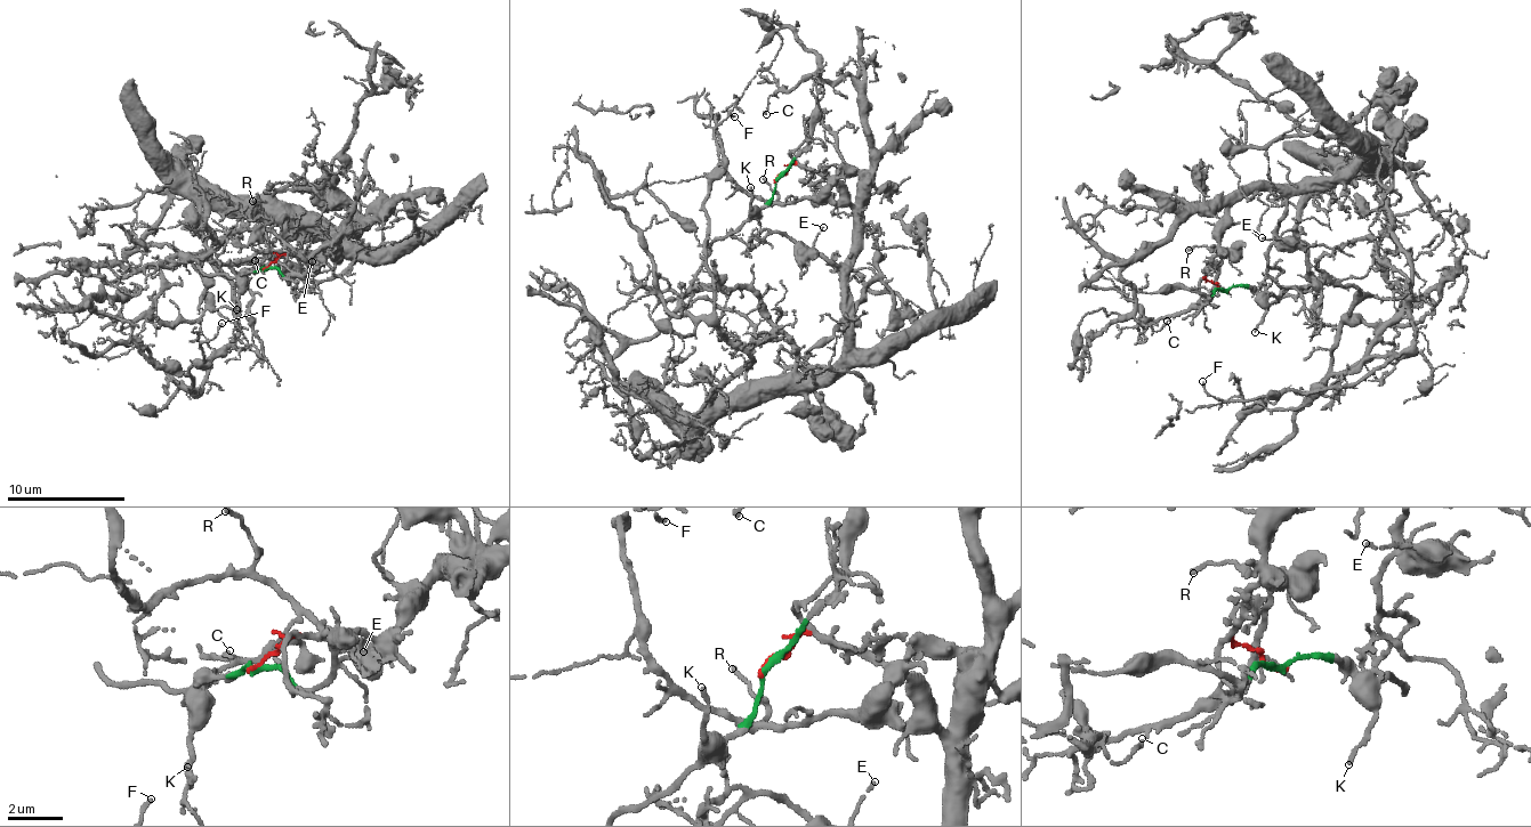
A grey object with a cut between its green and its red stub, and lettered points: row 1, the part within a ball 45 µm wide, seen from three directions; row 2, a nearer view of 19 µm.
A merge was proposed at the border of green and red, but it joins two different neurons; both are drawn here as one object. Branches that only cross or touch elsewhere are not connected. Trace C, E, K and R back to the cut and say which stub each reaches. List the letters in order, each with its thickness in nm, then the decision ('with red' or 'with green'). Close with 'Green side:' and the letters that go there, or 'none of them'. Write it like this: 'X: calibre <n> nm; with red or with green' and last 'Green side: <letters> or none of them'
C: calibre 120 nm; with red
E: calibre 90 nm; with red
K: calibre 120 nm; with green
R: calibre 130 nm; with red
Green side: K

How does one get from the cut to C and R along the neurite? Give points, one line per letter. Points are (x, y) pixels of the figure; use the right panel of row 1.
C: (1224, 289), (1206, 278), (1225, 210), (1190, 212), (1122, 269), (1142, 325), (1155, 330), (1168, 319)
R: (1224, 289), (1206, 278), (1209, 261), (1218, 254), (1233, 254), (1217, 248), (1187, 250)

